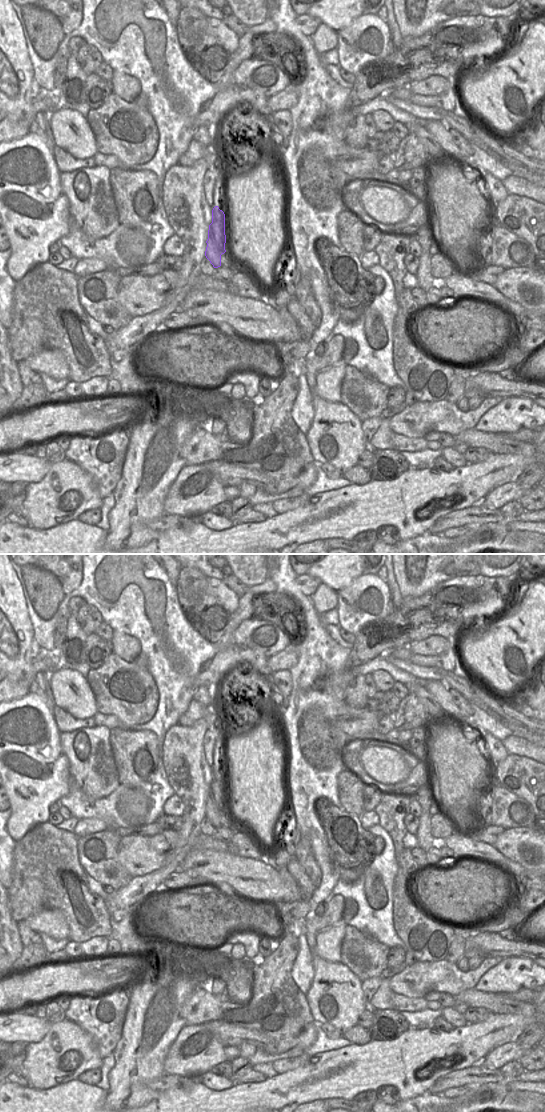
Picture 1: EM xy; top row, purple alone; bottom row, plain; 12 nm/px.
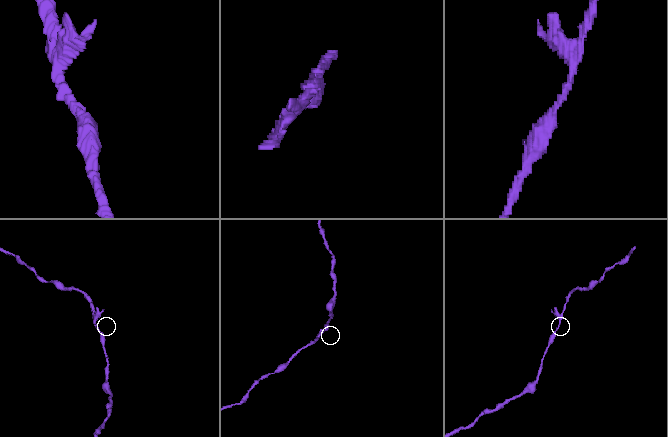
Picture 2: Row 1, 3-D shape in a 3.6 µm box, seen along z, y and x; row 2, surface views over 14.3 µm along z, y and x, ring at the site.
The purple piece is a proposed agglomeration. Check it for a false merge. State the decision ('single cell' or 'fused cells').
fused cells

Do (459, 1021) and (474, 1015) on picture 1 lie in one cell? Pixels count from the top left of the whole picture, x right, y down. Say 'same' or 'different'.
different

